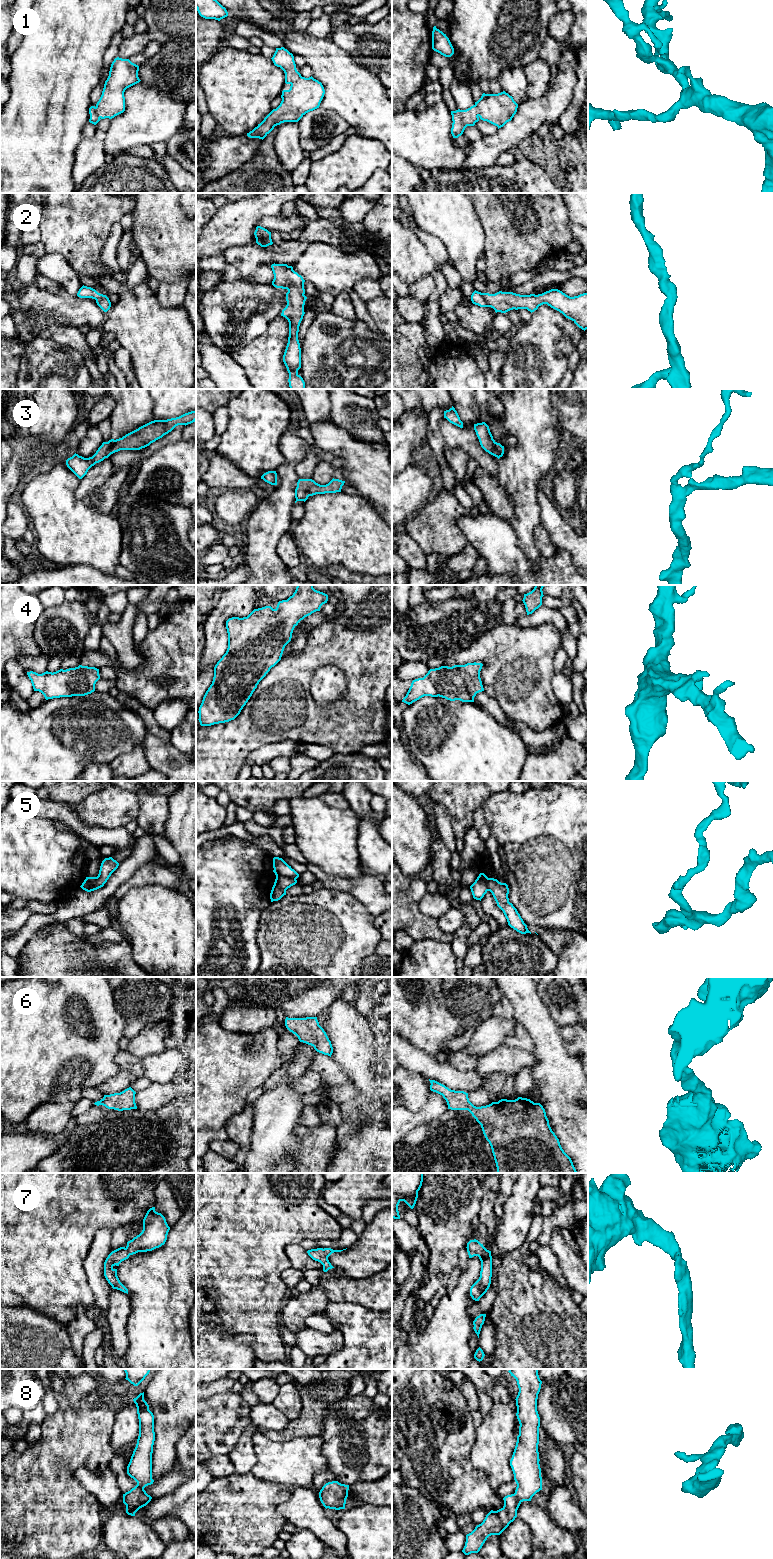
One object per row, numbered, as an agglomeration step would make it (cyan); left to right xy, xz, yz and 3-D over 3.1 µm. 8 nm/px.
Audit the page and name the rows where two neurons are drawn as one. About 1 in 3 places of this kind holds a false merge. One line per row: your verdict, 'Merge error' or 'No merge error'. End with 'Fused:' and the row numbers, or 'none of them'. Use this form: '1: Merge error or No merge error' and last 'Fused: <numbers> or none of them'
1: No merge error
2: No merge error
3: No merge error
4: No merge error
5: Merge error
6: No merge error
7: No merge error
8: No merge error
Fused: 5

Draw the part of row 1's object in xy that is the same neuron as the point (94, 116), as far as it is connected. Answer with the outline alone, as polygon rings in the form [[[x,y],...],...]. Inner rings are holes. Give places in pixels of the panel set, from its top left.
[[[114,59],[99,101],[89,108],[90,123],[96,125],[101,119],[112,119],[125,111],[124,92],[141,81],[138,71],[139,66],[129,59]]]

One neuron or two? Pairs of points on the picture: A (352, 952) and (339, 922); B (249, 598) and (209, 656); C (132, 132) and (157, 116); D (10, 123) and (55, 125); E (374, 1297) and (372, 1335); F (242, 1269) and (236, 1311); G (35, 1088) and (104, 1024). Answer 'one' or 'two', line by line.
A: one
B: one
C: one
D: one
E: two
F: one
G: one

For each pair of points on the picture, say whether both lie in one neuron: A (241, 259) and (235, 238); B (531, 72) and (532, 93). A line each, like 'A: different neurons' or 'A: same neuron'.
A: different neurons
B: same neuron

